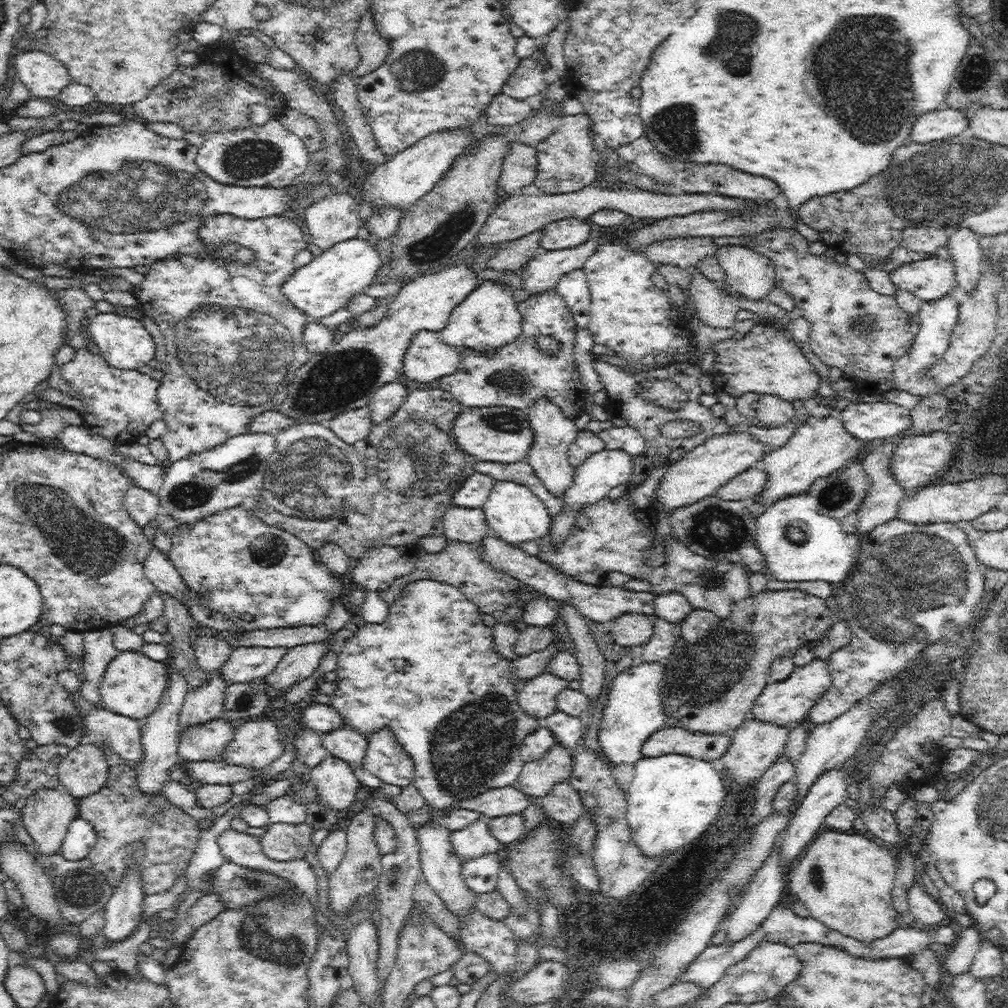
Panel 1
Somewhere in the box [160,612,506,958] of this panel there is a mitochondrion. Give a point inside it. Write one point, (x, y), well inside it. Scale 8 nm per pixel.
(252, 884)

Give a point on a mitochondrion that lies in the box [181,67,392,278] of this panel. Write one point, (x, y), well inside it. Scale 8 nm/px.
(250, 159)

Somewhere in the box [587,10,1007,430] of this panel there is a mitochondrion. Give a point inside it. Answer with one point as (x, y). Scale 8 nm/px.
(865, 56)

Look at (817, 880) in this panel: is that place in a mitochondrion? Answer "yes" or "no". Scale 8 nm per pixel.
yes

